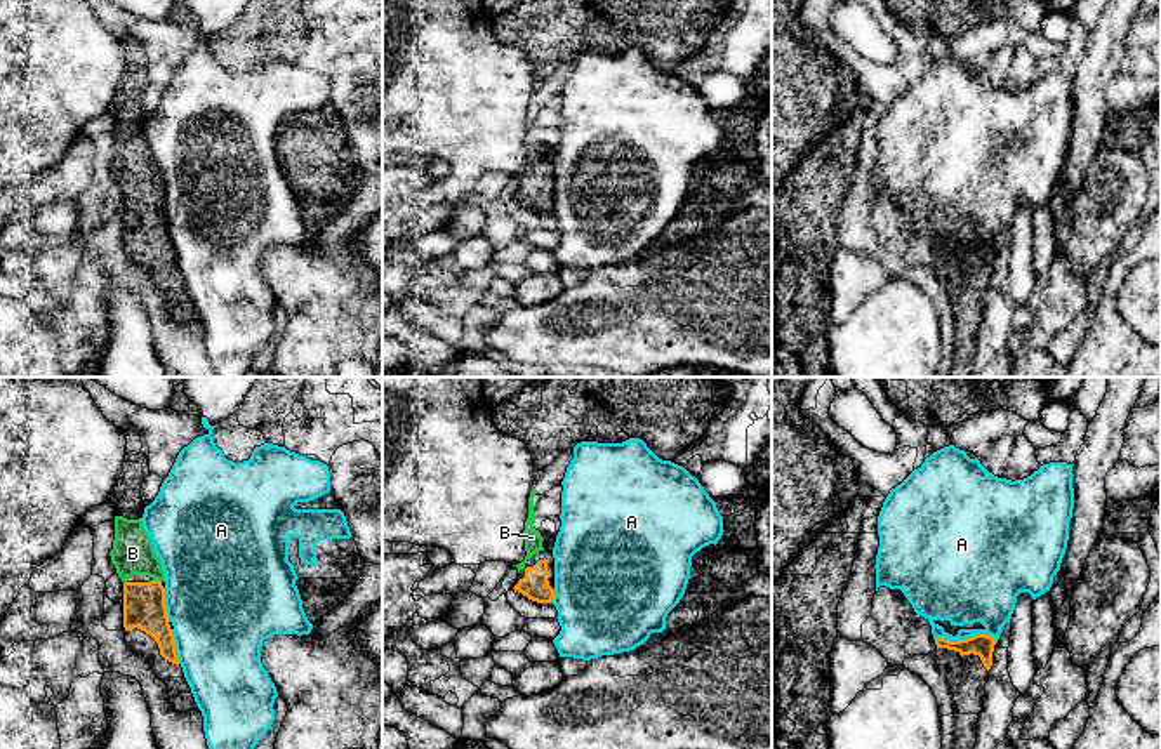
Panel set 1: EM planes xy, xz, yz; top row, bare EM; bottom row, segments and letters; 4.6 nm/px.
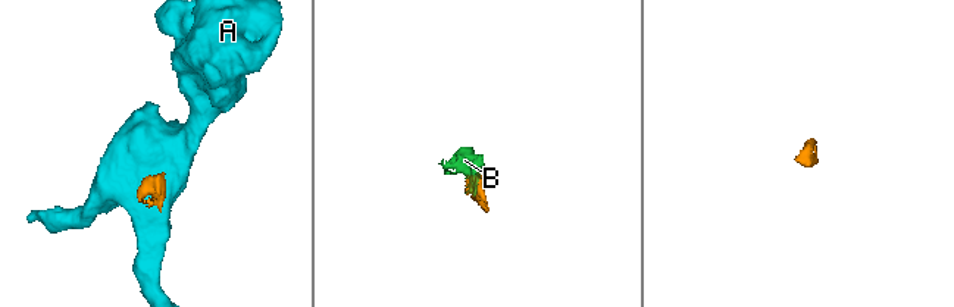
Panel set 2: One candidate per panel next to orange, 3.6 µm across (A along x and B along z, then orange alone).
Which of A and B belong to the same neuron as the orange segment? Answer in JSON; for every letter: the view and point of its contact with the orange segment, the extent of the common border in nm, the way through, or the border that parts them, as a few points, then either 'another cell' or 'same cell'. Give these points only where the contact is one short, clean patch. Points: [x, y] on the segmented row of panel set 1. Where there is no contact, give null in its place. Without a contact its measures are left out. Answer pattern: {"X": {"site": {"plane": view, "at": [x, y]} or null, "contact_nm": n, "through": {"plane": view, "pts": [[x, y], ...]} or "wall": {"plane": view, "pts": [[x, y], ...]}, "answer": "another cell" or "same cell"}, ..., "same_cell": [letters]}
{"A": {"site": {"plane": "yz", "at": [967, 638]}, "contact_nm": 280, "wall": {"plane": "yz", "pts": [[935, 640], [989, 635], [996, 642]]}, "answer": "another cell"}, "B": {"site": {"plane": "xy", "at": [157, 581]}, "contact_nm": 40, "through": {"plane": "xy", "pts": [[145, 609], [145, 602], [157, 581], [132, 553]]}, "answer": "same cell"}, "same_cell": ["B"]}

